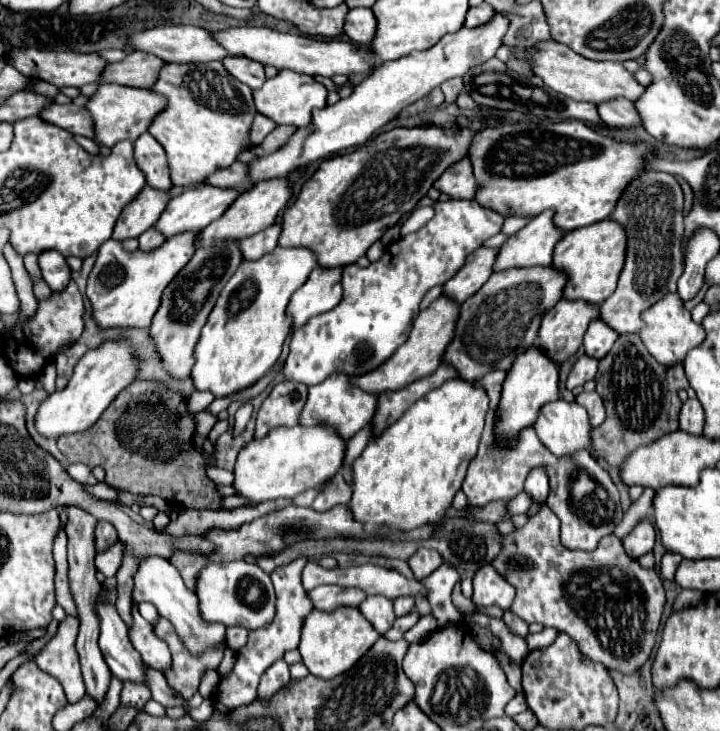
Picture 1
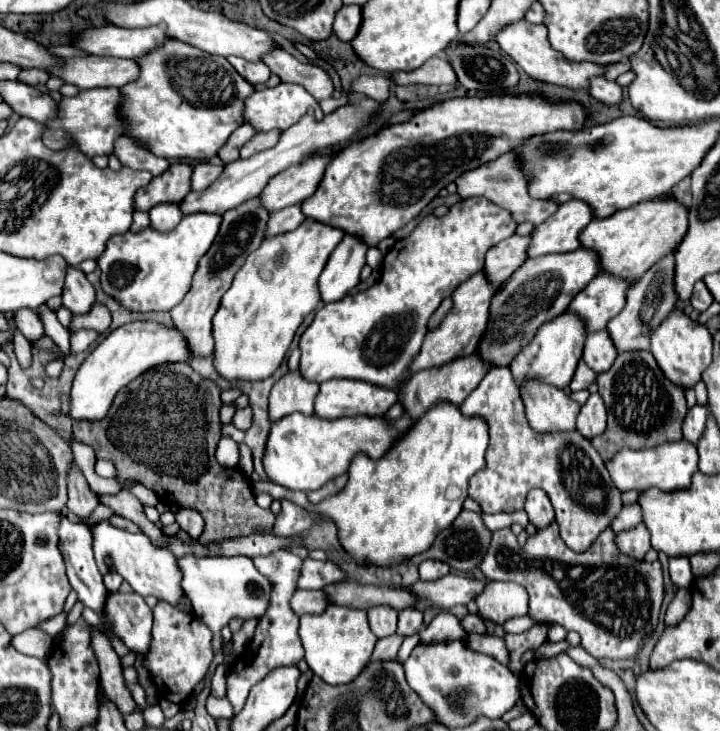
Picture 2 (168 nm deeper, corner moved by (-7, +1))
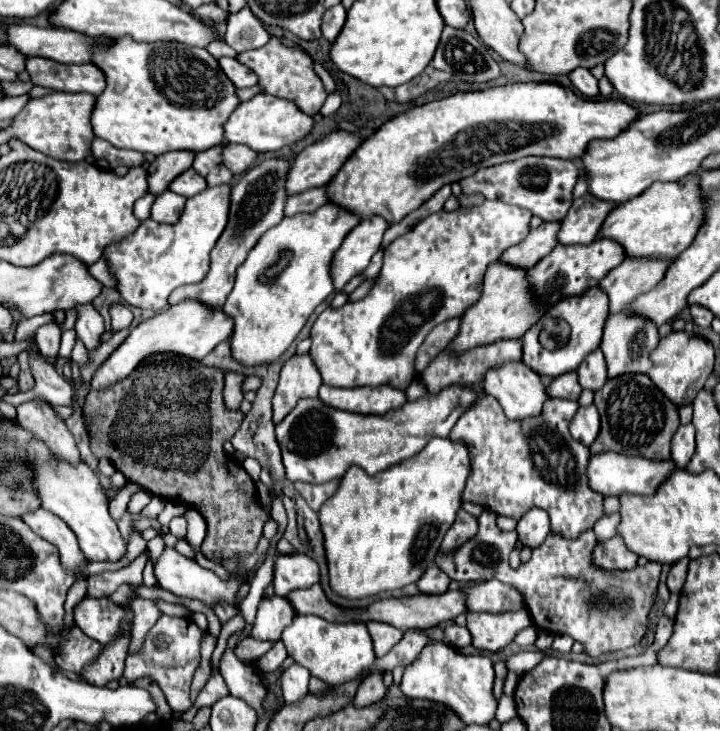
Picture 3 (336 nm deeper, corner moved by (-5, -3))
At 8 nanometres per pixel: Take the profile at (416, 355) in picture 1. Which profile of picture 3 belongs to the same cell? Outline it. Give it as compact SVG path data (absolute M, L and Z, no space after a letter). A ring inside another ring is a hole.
M496 261L486 269L486 275L482 281L482 295L460 317L458 337L454 337L452 343L448 343L446 351L464 353L468 349L490 345L502 339L520 339L540 317L542 317L542 309L534 303L530 295L526 271Z

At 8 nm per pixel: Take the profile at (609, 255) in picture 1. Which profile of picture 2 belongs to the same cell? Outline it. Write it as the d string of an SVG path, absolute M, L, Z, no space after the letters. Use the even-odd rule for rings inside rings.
M676 197L672 199L650 199L644 203L636 203L636 207L628 207L624 211L616 211L616 215L610 215L608 219L594 219L582 233L580 233L580 243L582 247L594 249L600 255L600 271L608 271L626 279L638 279L652 267L652 263L658 263L668 251L674 251L680 241L684 239L688 231L688 207L678 201Z

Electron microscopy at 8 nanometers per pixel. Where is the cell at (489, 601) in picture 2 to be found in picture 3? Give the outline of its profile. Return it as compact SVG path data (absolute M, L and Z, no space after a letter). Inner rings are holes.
M526 609L506 613L468 613L466 627L472 633L472 645L486 651L500 651L518 631L532 623Z

